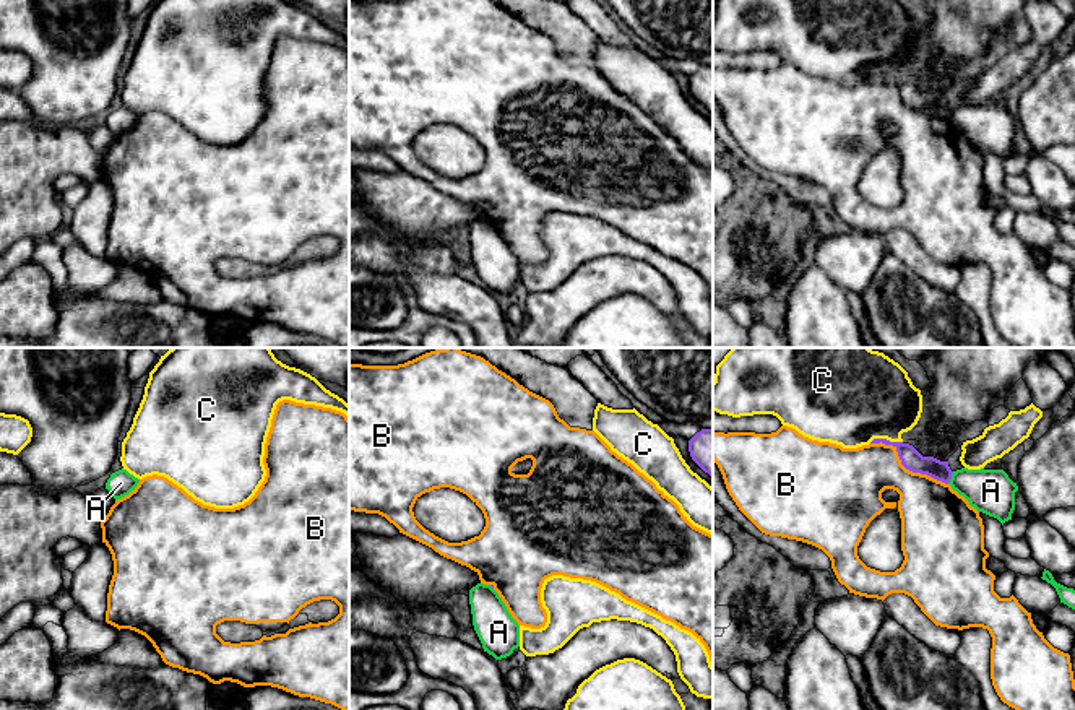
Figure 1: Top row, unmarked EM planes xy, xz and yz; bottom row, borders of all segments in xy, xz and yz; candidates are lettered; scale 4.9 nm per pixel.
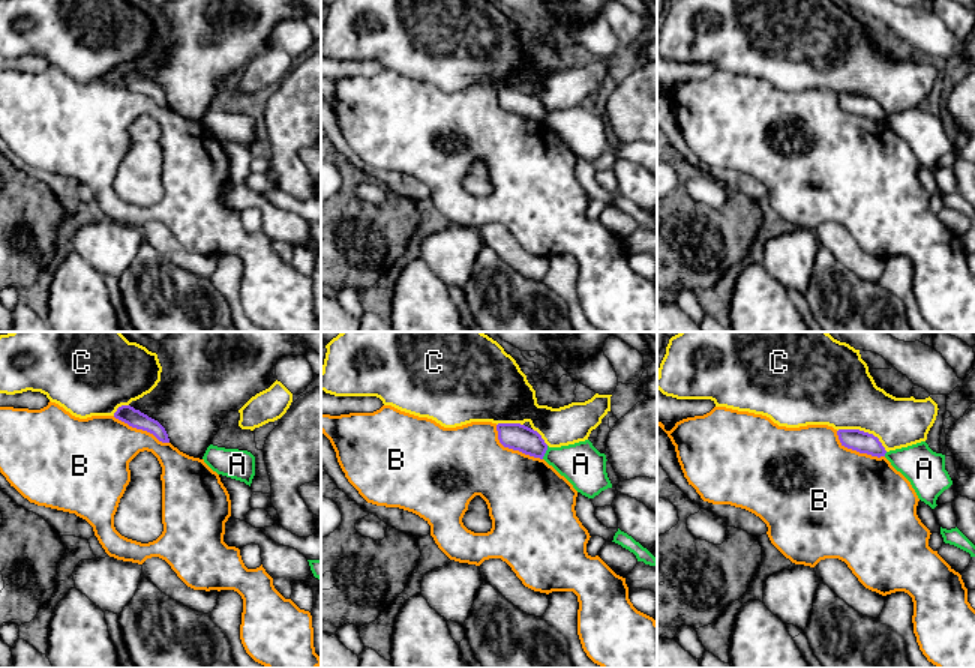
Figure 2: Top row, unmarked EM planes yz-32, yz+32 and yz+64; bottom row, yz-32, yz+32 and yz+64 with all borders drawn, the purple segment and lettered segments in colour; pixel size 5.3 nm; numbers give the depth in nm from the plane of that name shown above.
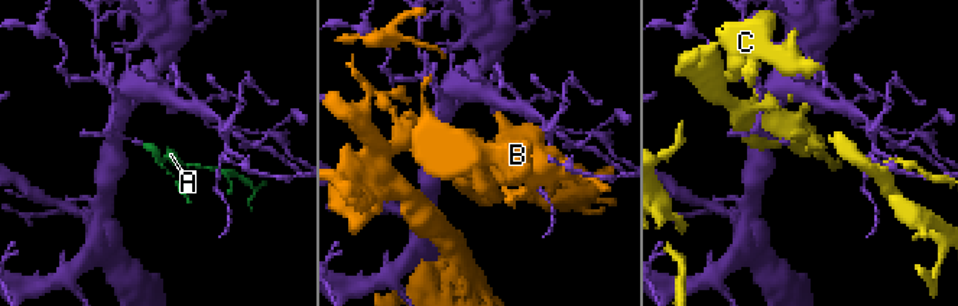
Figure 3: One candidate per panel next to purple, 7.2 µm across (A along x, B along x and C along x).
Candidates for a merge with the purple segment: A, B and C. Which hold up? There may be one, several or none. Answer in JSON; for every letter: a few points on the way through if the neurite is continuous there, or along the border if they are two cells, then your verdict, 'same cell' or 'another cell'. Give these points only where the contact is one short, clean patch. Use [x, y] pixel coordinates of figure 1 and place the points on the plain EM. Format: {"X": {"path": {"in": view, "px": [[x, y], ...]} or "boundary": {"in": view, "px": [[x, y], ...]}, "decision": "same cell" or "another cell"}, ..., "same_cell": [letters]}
{"A": {"boundary": {"in": "yz", "px": [[954, 108], [947, 119]]}, "decision": "another cell"}, "B": {"decision": "another cell"}, "C": {"decision": "another cell"}, "same_cell": []}

